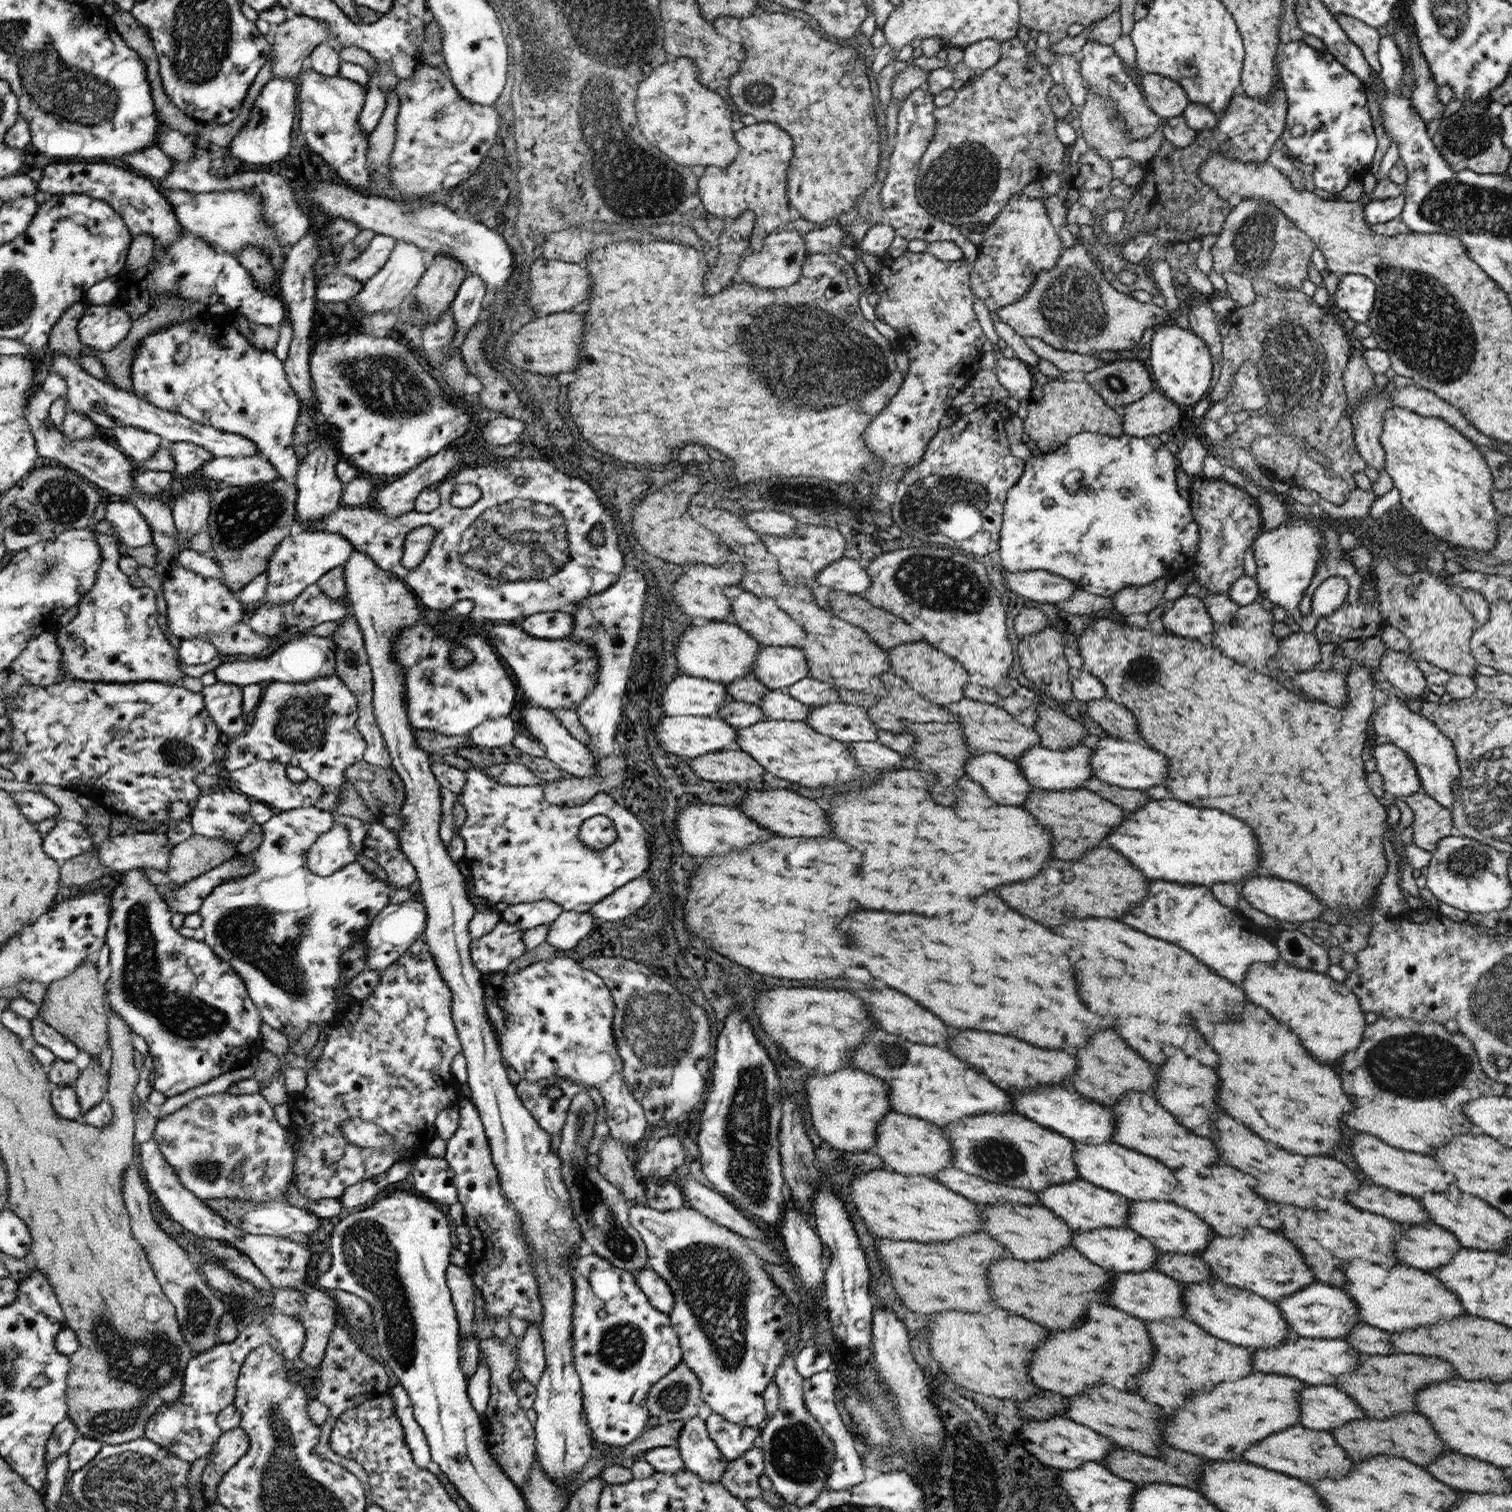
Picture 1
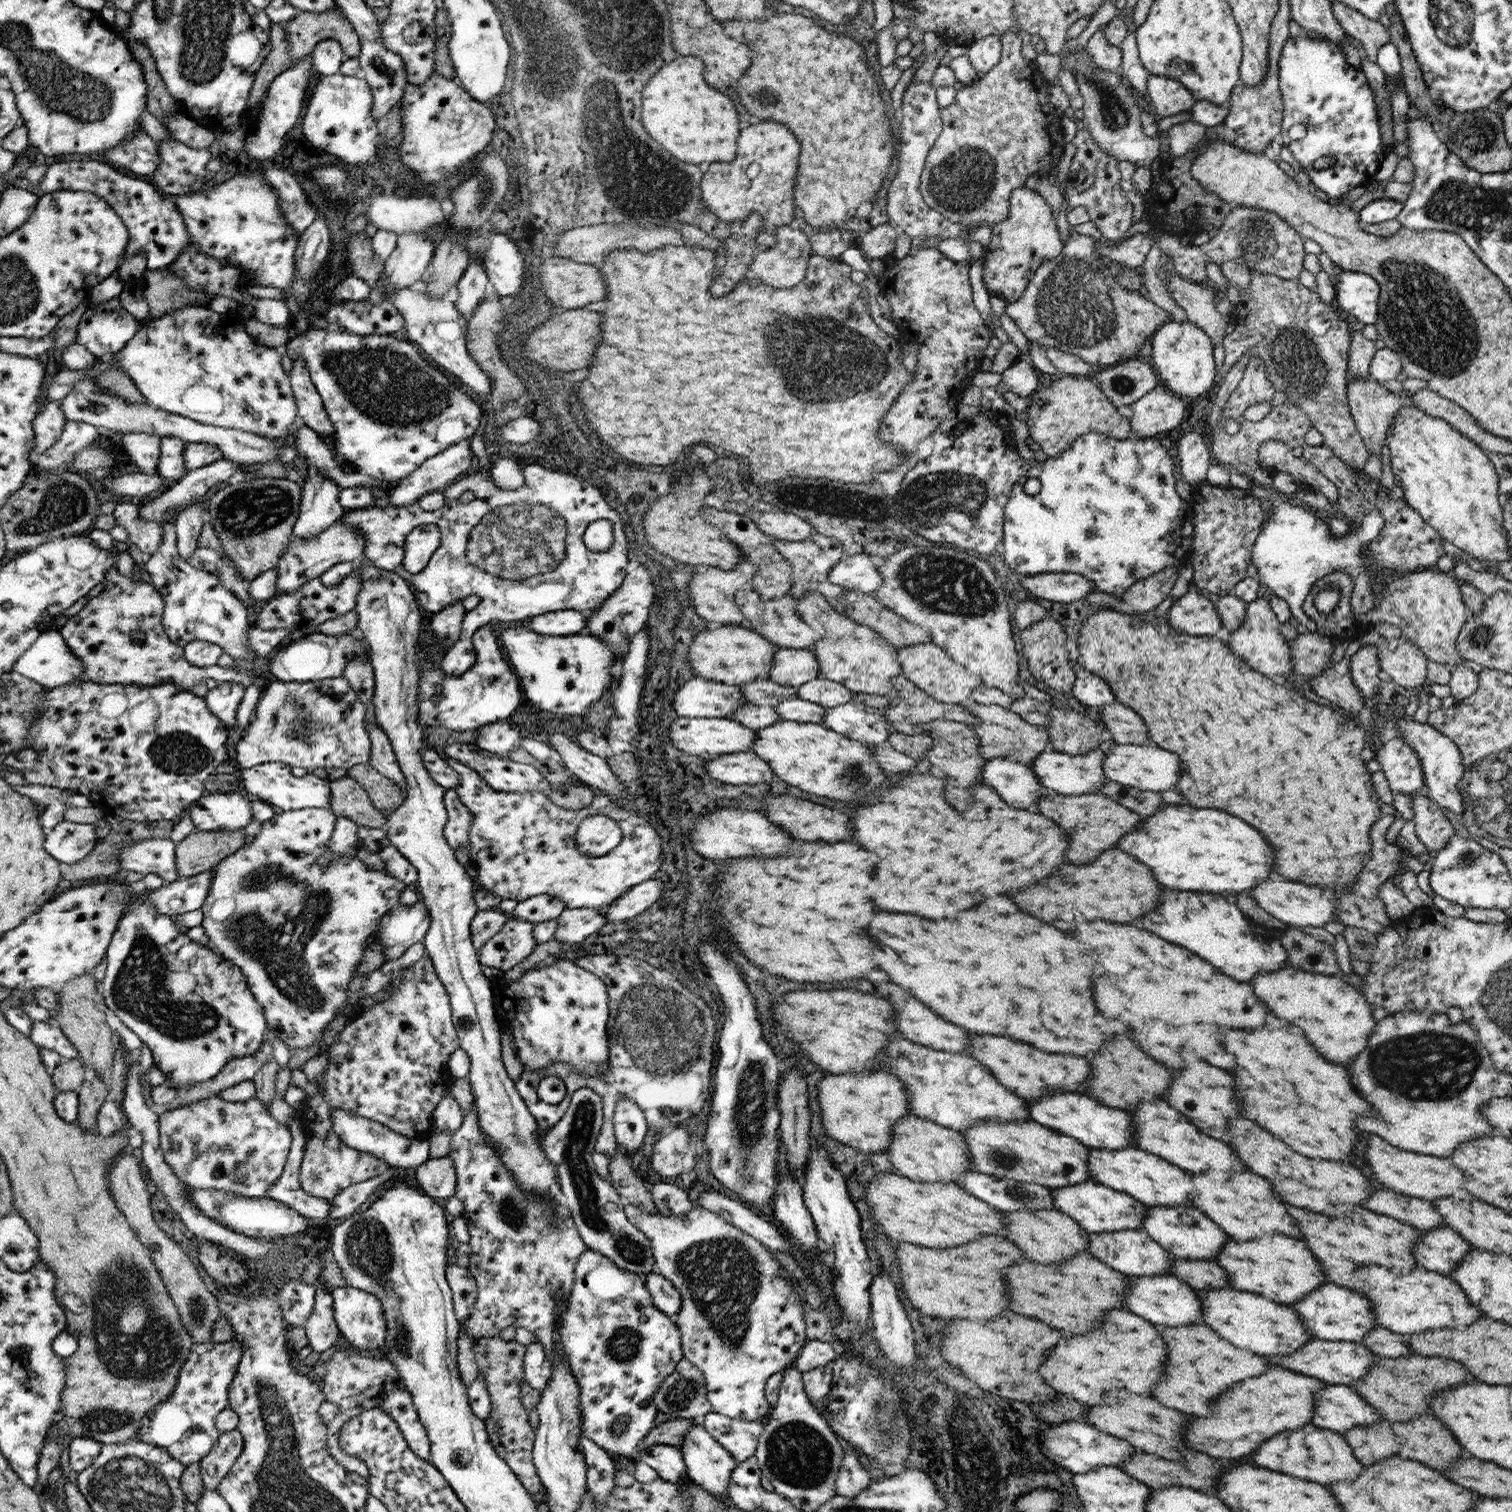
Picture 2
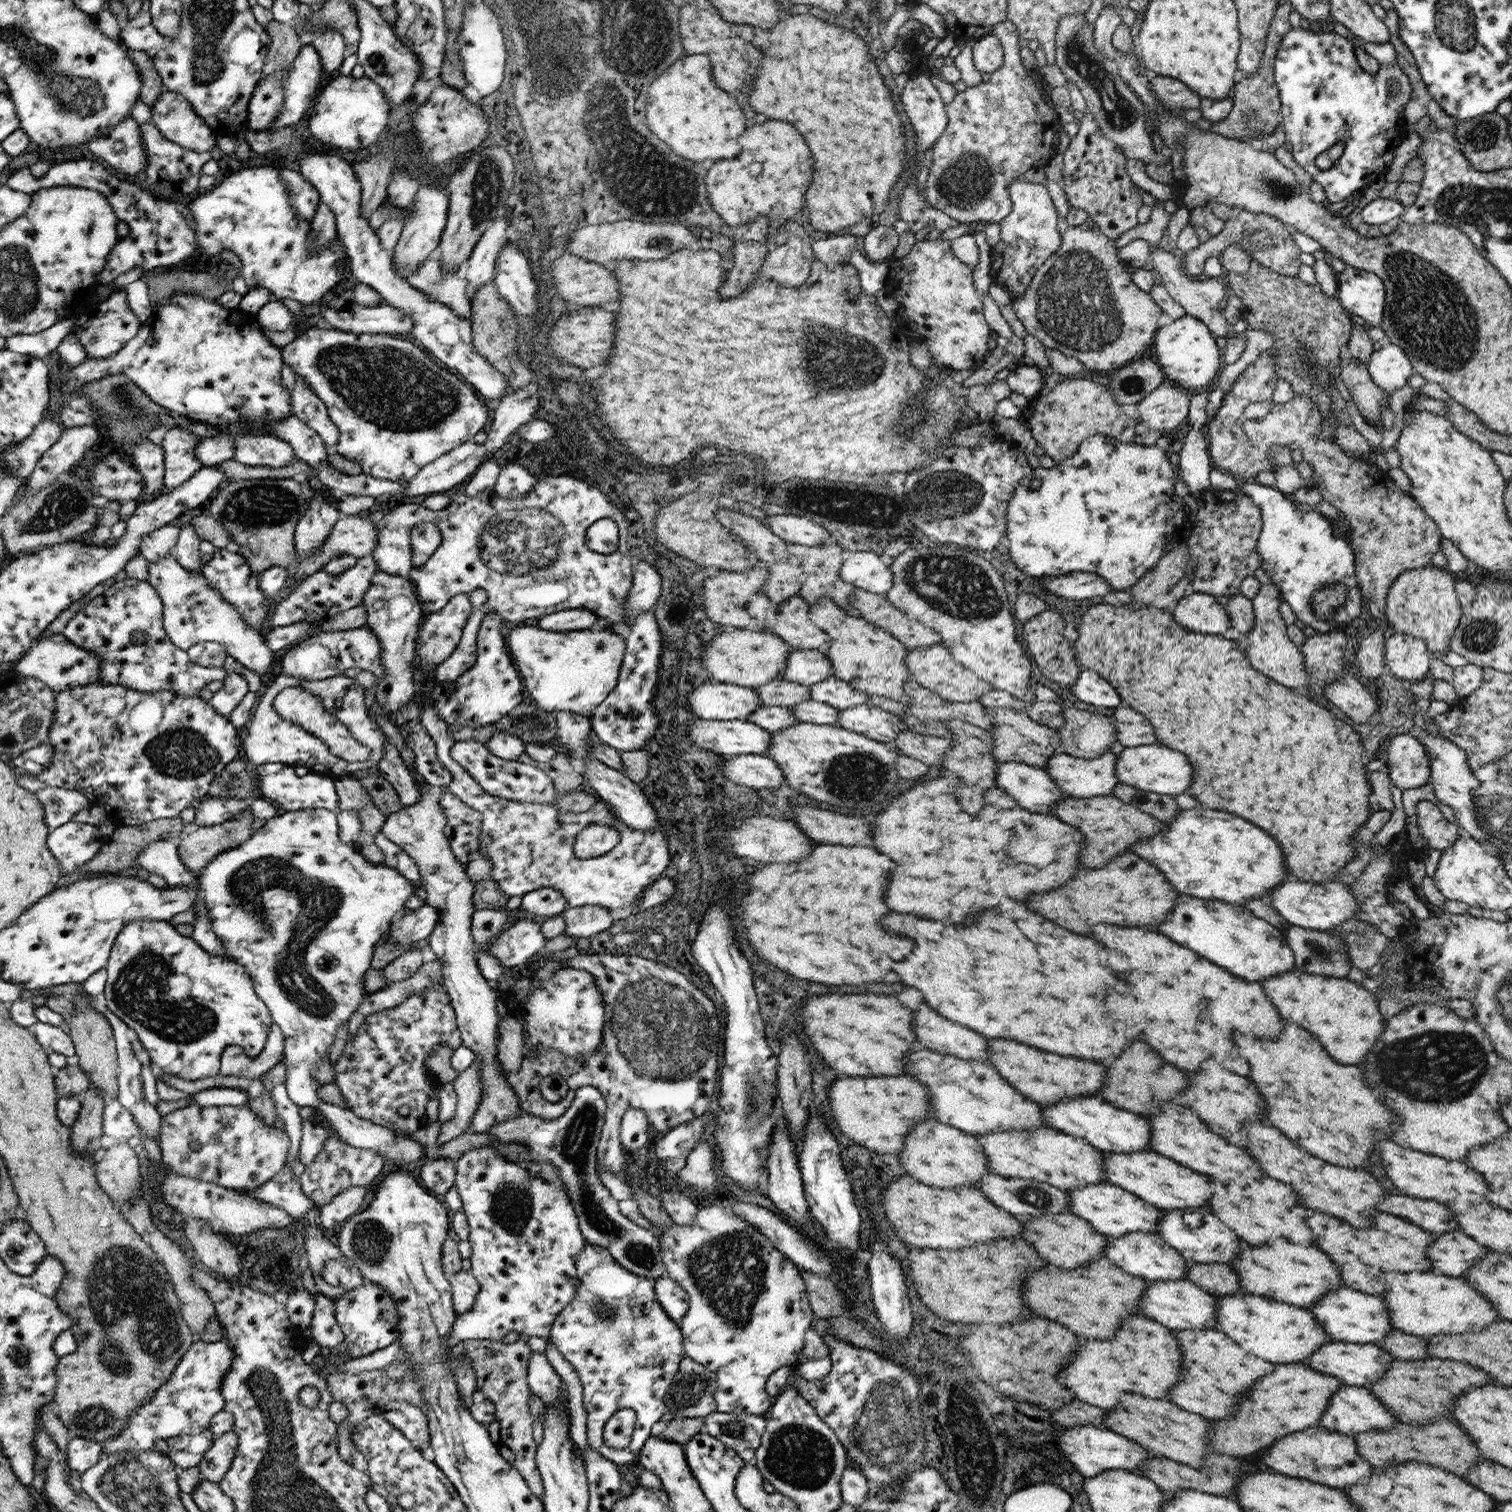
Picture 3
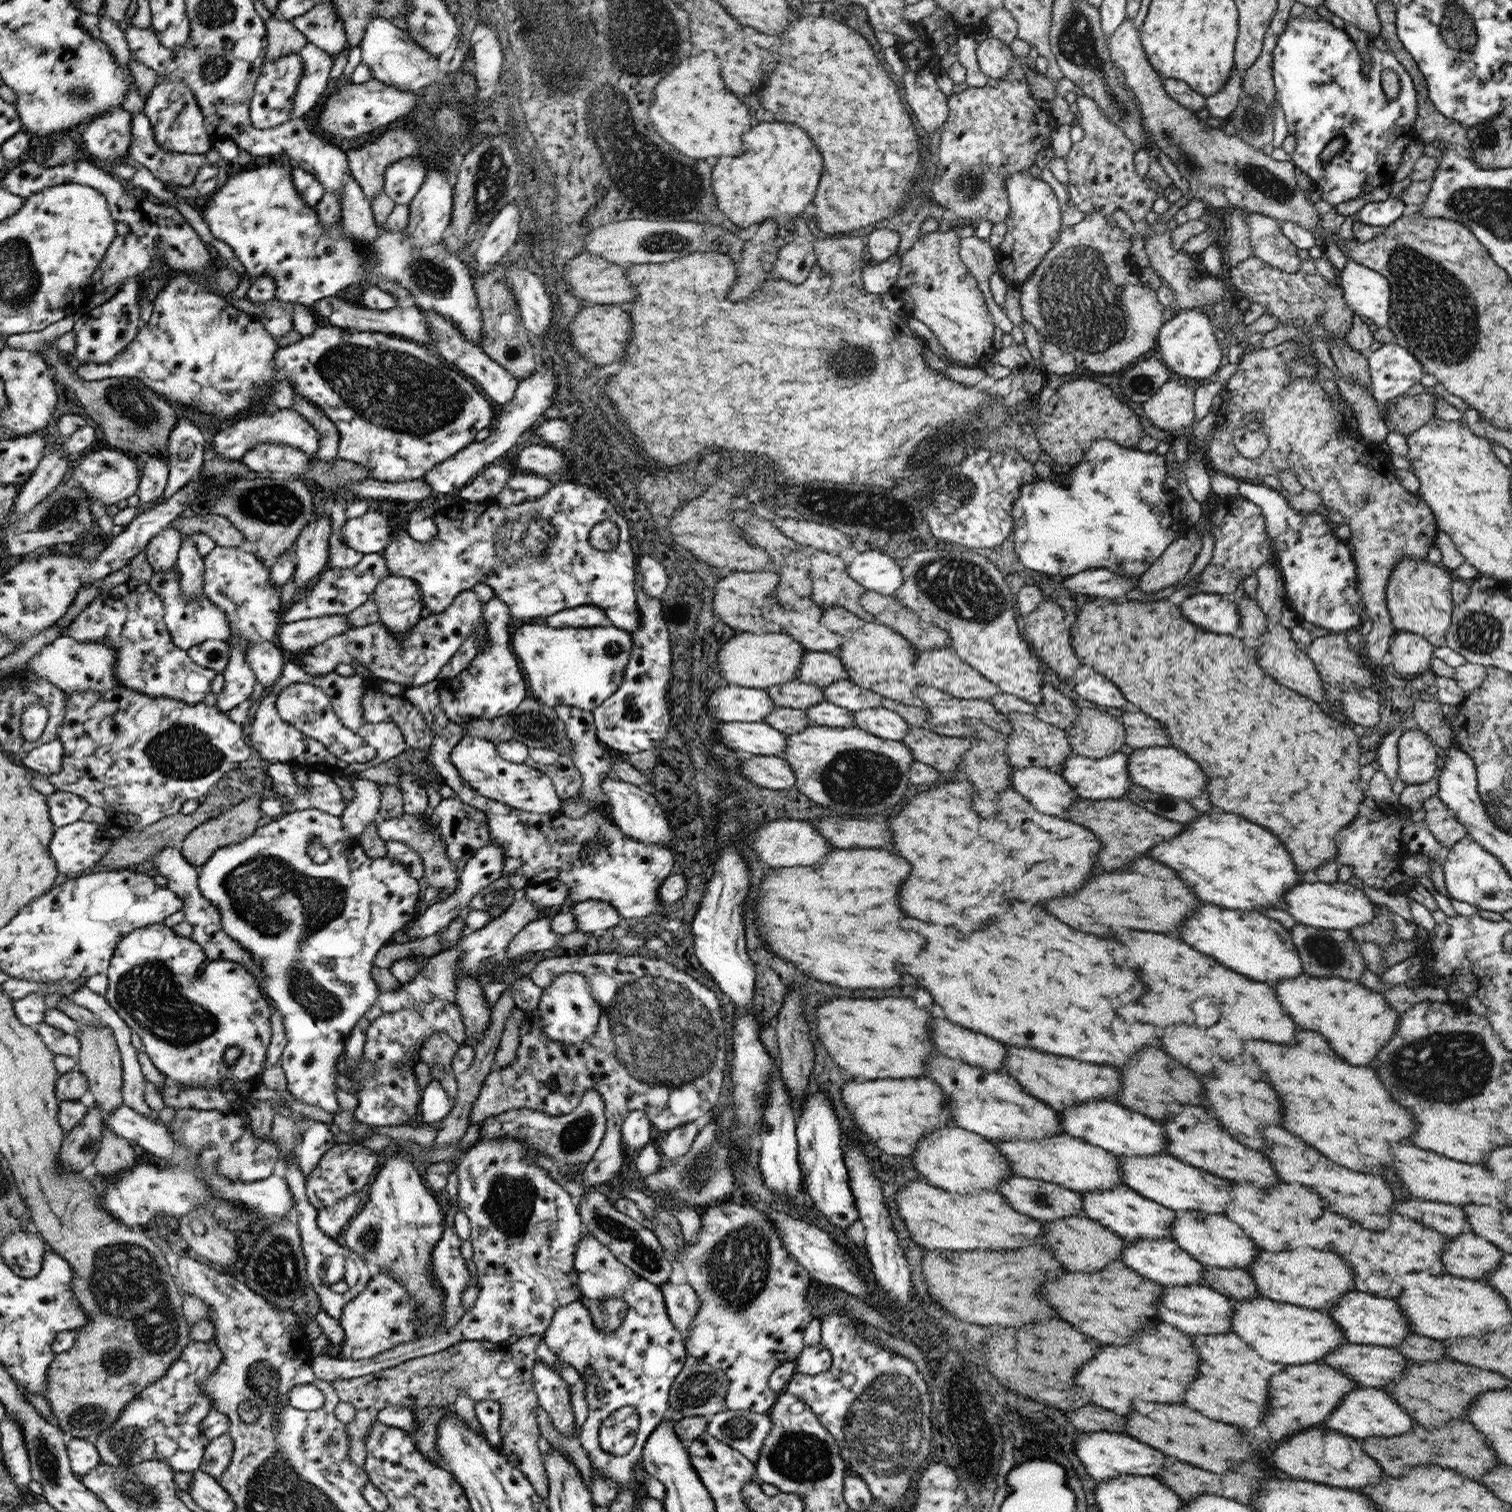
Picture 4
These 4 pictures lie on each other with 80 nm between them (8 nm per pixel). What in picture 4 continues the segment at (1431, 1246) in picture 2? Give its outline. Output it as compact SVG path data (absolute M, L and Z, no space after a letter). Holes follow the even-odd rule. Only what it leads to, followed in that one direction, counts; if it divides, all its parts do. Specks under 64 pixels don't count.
M1471 1230L1451 1237L1442 1260L1448 1274L1460 1278L1484 1278L1496 1270L1504 1252Z

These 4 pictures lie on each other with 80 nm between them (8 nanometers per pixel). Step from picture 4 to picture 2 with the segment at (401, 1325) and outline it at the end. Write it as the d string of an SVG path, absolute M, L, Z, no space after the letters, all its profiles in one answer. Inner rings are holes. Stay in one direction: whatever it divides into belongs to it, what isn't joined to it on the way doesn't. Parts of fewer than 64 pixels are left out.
M339 1286L330 1294L334 1297L335 1321L342 1333L342 1340L348 1341L352 1349L366 1353L381 1350L388 1335L383 1302L374 1293L348 1286Z

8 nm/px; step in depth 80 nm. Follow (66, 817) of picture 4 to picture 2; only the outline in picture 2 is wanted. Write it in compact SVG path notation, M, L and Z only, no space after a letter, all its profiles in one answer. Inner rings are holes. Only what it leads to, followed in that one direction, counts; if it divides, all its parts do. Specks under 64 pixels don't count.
M14 784L13 787L21 793L26 793L33 802L37 802L40 806L45 806L45 812L43 819L40 820L43 831L47 835L52 832L52 829L64 821L65 810L71 806L72 808L86 808L87 806L93 806L90 799L87 796L75 793L74 791L67 791L51 786L44 785L29 785L21 784L18 786Z

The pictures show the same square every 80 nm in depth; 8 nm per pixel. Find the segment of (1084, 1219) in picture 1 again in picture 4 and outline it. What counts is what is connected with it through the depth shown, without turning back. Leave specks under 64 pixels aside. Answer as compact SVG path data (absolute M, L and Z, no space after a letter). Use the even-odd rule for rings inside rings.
M1121 1185L1110 1190L1087 1190L1081 1194L1083 1196L1082 1215L1112 1229L1112 1232L1124 1240L1138 1240L1139 1238L1168 1238L1172 1240L1172 1225L1179 1212L1164 1208L1164 1206L1144 1198L1130 1187Z

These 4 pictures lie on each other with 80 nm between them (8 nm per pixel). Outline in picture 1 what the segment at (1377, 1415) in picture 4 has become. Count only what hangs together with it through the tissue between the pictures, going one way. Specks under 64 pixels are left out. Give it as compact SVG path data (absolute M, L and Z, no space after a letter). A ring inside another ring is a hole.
M1310 1385L1299 1392L1300 1394L1300 1414L1299 1424L1304 1428L1315 1431L1330 1431L1332 1428L1344 1426L1351 1420L1367 1418L1367 1414L1362 1407L1347 1392L1341 1391L1336 1385Z

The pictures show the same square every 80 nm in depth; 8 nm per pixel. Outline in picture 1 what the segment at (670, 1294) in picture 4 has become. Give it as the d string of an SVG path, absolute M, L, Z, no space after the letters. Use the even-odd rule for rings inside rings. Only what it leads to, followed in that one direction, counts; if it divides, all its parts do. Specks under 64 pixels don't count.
M643 1268L636 1272L639 1284L647 1296L650 1298L651 1304L655 1305L660 1312L670 1314L674 1306L674 1293L663 1278L650 1268Z

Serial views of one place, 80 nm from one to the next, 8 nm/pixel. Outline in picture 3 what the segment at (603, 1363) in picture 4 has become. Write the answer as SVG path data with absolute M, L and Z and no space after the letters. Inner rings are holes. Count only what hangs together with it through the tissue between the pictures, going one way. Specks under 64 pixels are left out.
M587 1243L579 1252L576 1265L580 1279L579 1288L575 1298L559 1312L555 1320L551 1328L552 1342L555 1342L556 1350L570 1362L580 1377L587 1412L588 1446L614 1464L622 1466L626 1462L636 1460L638 1452L643 1450L642 1446L646 1446L647 1440L660 1426L660 1417L668 1411L664 1395L674 1382L684 1359L686 1346L682 1346L683 1332L680 1332L679 1325L659 1303L655 1281L624 1268L607 1248ZM600 1302L605 1304L607 1309L612 1308L615 1311L612 1319L602 1319L602 1315L595 1312L595 1306ZM623 1408L632 1409L637 1414L637 1421L630 1444L626 1448L616 1449L606 1443L604 1428L611 1416Z

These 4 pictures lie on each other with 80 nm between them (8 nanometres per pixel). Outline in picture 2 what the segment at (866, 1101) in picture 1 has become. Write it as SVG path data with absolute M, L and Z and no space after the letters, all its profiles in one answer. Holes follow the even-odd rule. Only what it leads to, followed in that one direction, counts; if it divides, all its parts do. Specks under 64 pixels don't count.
M863 1071L862 1073L845 1073L827 1075L818 1083L818 1106L822 1109L822 1120L826 1134L832 1136L838 1142L844 1142L852 1148L858 1148L862 1152L886 1153L892 1143L892 1129L903 1116L909 1115L908 1097L910 1092L906 1090L904 1082L898 1076L892 1076L888 1072L877 1071L874 1073Z

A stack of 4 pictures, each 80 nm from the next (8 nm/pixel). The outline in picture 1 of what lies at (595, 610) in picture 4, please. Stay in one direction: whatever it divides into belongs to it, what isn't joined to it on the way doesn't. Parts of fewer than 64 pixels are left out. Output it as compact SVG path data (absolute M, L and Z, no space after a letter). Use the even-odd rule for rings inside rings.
M569 610L544 612L525 617L520 630L542 640L559 640L569 636L574 627L574 618Z

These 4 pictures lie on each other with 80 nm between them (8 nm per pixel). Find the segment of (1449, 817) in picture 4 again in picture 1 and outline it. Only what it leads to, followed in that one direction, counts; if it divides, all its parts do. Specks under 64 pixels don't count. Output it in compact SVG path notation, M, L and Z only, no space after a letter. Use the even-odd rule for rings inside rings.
M1423 790L1403 799L1408 803L1414 815L1411 823L1414 831L1413 843L1422 850L1434 852L1440 840L1455 832L1453 811L1438 804Z

